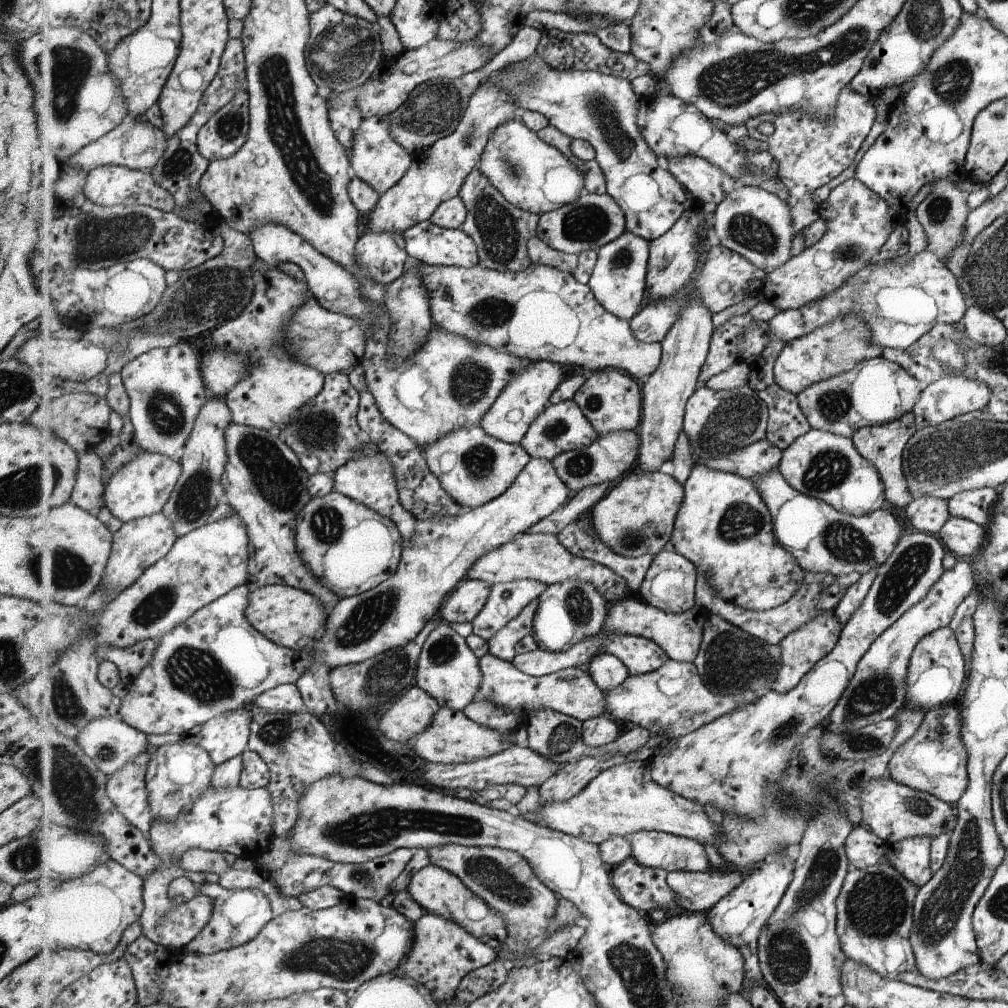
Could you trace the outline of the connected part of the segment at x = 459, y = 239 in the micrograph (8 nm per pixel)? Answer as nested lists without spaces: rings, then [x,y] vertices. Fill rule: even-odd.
[[[431,219],[404,232],[406,249],[416,262],[429,265],[449,265],[471,268],[480,264],[478,246],[472,235],[461,229],[446,229],[431,222]]]

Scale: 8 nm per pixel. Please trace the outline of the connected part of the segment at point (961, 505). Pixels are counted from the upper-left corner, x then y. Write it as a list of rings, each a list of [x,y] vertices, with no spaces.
[[[991,487],[968,491],[960,490],[951,499],[946,500],[948,514],[987,526],[991,522],[991,511],[997,500],[997,493],[998,490]]]

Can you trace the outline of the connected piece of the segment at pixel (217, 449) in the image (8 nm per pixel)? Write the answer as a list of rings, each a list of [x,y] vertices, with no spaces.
[[[215,396],[210,397],[197,417],[192,435],[185,444],[185,454],[179,460],[182,464],[181,478],[164,508],[164,513],[173,522],[177,536],[188,535],[209,524],[214,508],[226,499],[223,474],[229,462],[229,453],[225,434],[233,422],[233,413],[227,401]]]

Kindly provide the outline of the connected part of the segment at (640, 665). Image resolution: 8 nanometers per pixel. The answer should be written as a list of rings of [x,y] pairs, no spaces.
[[[611,634],[603,651],[614,654],[624,661],[631,675],[644,675],[659,670],[668,662],[663,648],[650,638],[643,636],[621,636]]]

